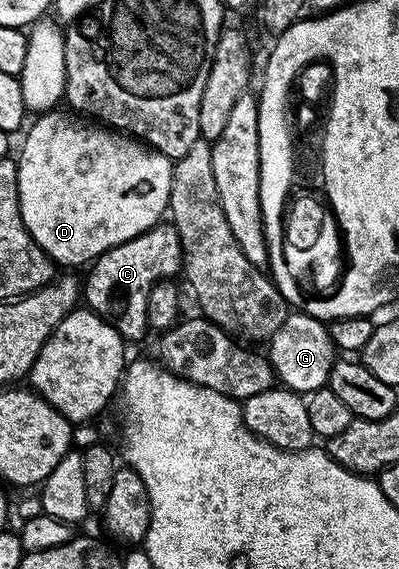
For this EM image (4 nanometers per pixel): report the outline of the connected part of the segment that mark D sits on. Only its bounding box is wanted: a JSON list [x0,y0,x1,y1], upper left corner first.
[17,111,172,267]

